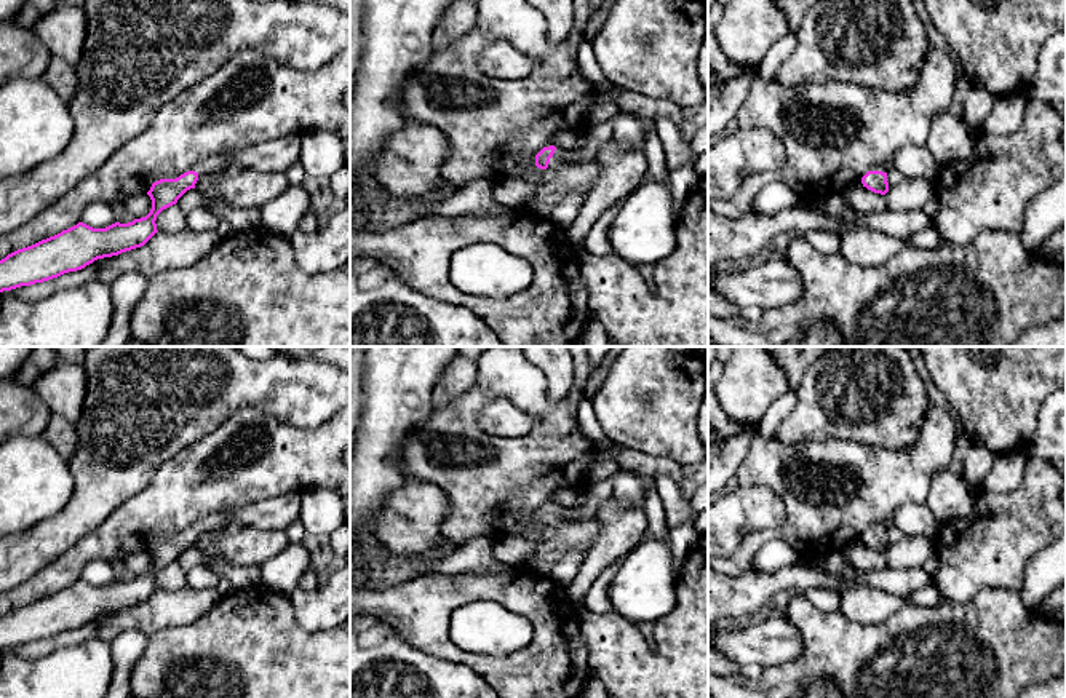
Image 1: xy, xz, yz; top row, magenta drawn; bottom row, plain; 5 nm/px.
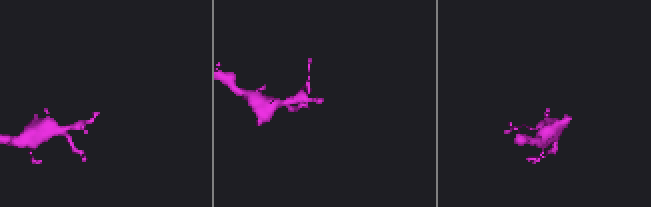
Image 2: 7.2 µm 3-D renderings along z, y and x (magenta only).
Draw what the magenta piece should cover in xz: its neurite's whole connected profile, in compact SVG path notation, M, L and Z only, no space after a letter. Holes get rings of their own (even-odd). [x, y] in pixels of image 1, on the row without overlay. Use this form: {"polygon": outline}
{"polygon": "M555 503L543 505L535 513L535 524L540 527L551 525L555 535L539 543L532 556L523 567L535 577L550 577L553 567L567 553L587 553L593 545L599 521L596 516L583 522L572 524L569 516L575 508L556 506Z"}

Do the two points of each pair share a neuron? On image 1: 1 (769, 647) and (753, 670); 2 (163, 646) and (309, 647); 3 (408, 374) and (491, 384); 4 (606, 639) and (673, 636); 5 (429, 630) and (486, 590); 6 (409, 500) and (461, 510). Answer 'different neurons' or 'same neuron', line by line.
1: different neurons
2: same neuron
3: different neurons
4: same neuron
5: same neuron
6: different neurons

